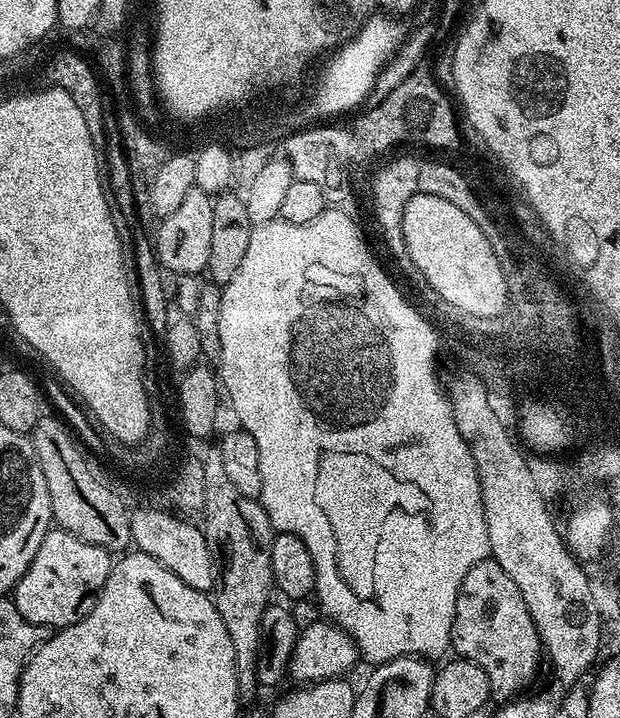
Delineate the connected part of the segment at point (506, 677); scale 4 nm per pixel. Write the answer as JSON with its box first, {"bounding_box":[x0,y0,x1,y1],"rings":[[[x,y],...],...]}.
{"bounding_box":[450,560,542,702],"rings":[[[496,560],[478,562],[462,578],[450,648],[459,659],[474,662],[484,671],[492,696],[500,702],[519,697],[535,678],[540,664],[542,668],[540,635],[530,618],[530,610],[526,610],[526,602],[522,602],[522,594],[518,594],[518,586],[514,586],[510,574]]]}

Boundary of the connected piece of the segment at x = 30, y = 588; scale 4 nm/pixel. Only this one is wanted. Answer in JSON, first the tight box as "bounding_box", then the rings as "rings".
{"bounding_box":[14,530,114,630],"rings":[[[50,530],[34,554],[34,562],[22,574],[14,589],[18,614],[26,622],[59,630],[78,622],[96,605],[96,596],[102,590],[114,563],[113,553],[102,546],[82,542],[74,534],[63,530]]]}

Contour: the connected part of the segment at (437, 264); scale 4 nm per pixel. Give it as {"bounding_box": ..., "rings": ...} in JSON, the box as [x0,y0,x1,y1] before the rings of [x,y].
{"bounding_box":[402,192,509,316],"rings":[[[417,192],[402,214],[402,234],[414,266],[450,305],[467,315],[499,316],[509,307],[507,278],[490,242],[463,210],[432,193]]]}

